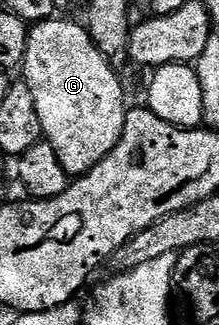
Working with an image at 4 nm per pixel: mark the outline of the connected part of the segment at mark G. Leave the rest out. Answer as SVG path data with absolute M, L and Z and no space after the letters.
M43 19L30 26L21 77L33 91L43 137L57 151L68 178L78 179L117 147L129 105L123 102L116 66L97 51L86 28L80 22L59 20Z

